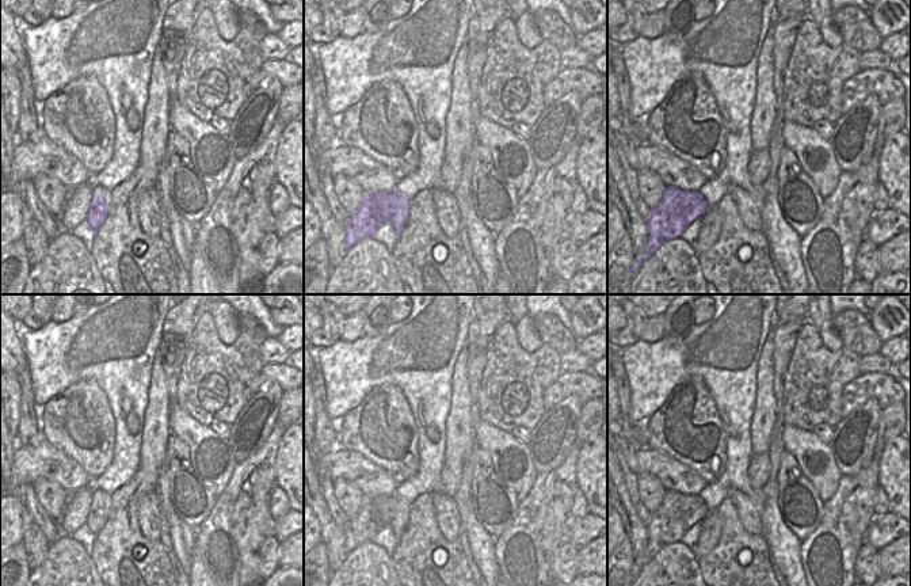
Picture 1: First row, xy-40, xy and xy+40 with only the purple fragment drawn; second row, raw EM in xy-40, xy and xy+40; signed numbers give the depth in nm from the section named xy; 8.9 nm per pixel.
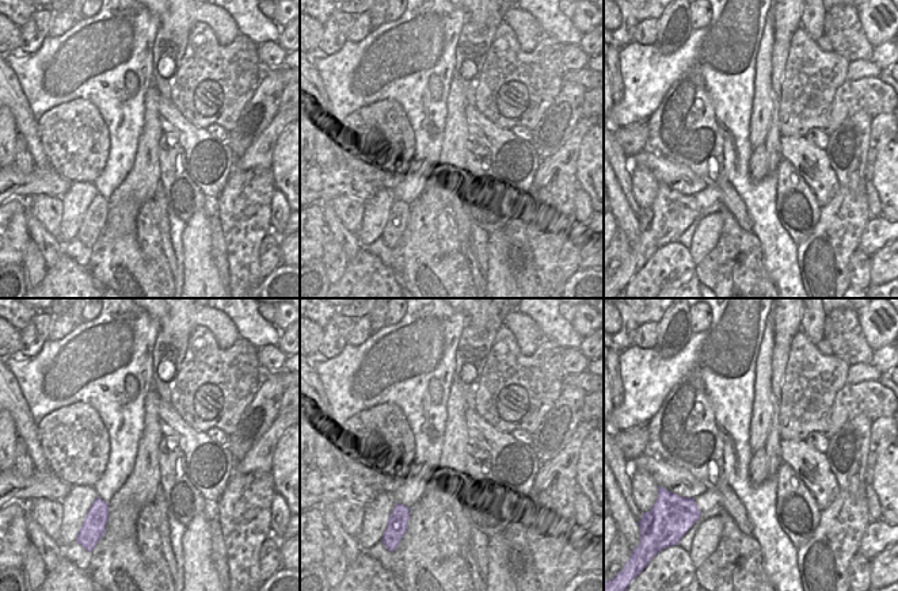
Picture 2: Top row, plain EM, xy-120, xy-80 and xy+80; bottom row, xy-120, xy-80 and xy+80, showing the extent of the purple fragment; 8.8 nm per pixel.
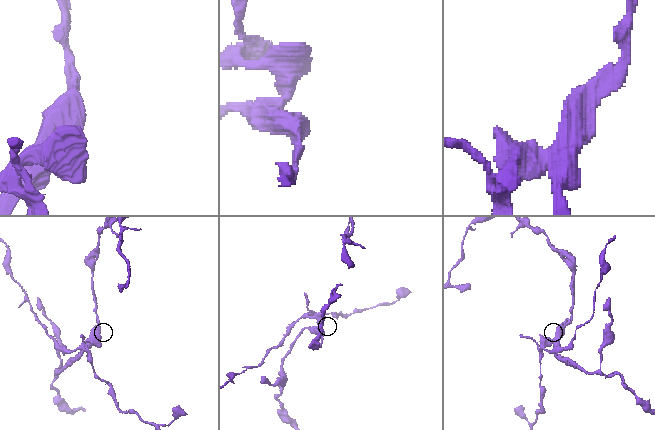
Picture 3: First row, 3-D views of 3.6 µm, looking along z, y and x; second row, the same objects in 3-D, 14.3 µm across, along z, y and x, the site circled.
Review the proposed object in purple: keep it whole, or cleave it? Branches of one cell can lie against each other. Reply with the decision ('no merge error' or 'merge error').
merge error

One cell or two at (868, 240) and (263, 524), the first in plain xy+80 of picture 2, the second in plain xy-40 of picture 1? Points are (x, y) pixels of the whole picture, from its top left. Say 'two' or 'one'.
two

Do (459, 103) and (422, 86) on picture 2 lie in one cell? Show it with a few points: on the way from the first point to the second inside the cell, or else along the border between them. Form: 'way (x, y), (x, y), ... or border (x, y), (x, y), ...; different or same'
border (453, 76), (449, 84), (448, 114), (444, 129); different

